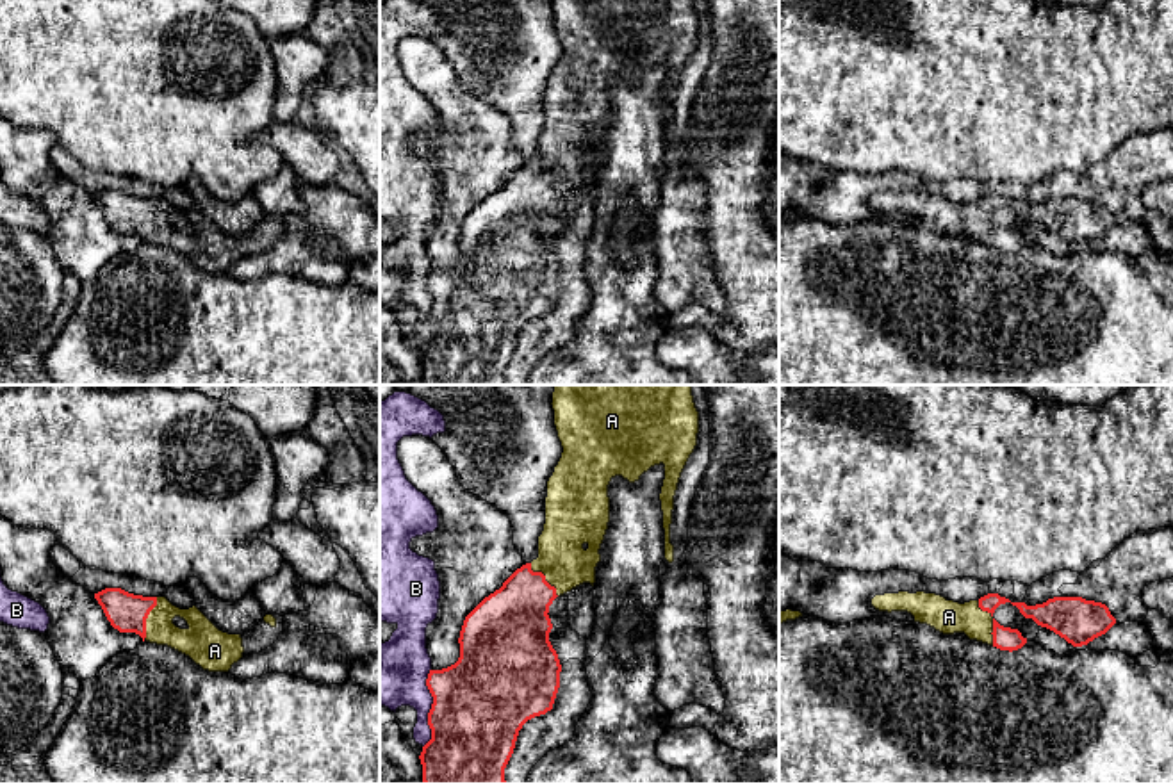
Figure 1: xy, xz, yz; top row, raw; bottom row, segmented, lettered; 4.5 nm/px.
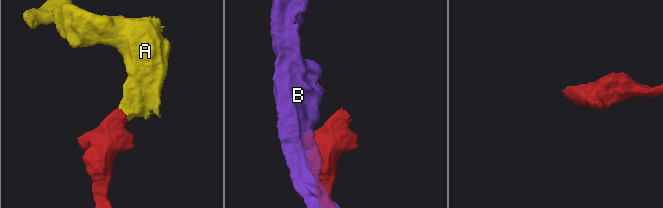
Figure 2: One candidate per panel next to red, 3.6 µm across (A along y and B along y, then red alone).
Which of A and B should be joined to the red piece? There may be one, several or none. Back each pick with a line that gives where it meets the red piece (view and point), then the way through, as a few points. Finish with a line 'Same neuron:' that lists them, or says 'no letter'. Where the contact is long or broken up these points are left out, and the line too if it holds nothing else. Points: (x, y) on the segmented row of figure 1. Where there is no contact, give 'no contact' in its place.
A: yz (993, 622) | across yz (1004, 638), (993, 622), (949, 617)
Same neuron: A

